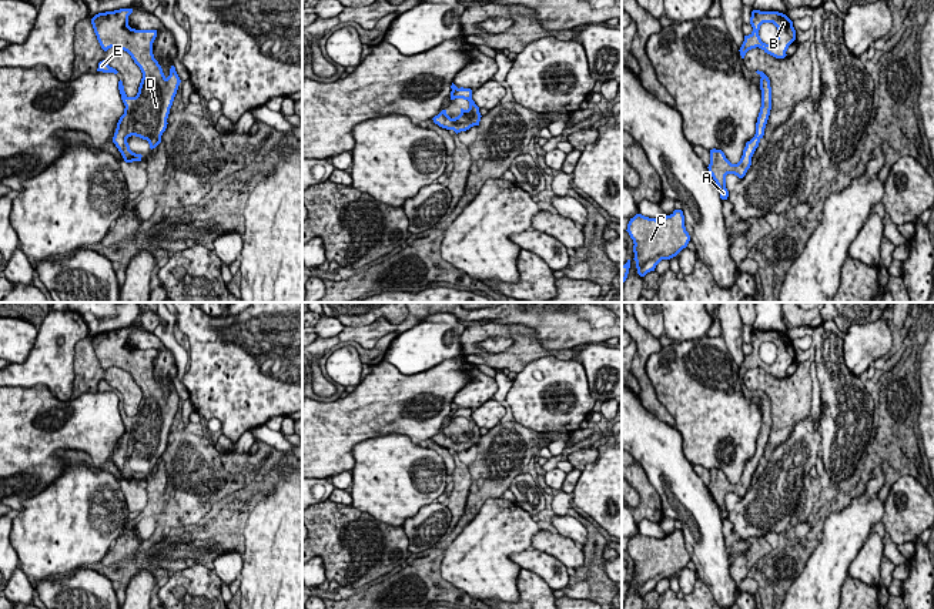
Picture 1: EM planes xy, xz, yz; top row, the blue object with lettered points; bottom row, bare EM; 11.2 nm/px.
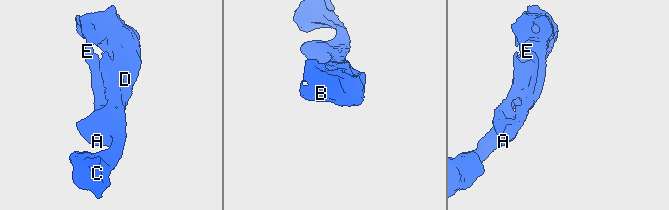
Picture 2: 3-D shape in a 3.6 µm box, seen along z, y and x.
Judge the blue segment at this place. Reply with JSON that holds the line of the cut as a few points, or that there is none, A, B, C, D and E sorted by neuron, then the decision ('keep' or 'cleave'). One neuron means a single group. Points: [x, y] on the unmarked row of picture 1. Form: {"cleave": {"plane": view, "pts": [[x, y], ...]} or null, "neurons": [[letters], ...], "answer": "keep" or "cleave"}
{"cleave": null, "neurons": [["A", "B", "C", "D", "E"]], "answer": "keep"}

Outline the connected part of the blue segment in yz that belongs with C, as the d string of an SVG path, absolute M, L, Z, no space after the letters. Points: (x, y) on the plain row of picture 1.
M674 529L660 539L636 533L630 538L626 551L635 563L633 579L640 596L655 590L662 579L676 576L690 561L682 529Z

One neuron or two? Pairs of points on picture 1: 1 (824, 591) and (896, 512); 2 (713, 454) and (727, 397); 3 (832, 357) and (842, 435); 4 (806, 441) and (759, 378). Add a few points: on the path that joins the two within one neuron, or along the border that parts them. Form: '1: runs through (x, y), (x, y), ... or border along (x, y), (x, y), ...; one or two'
1: border along (884, 504), (880, 521); two
2: runs through (713, 439), (716, 434), (716, 411); one
3: runs through (834, 377), (842, 392), (842, 415); one
4: border along (810, 414), (794, 425), (792, 434), (773, 452); two

